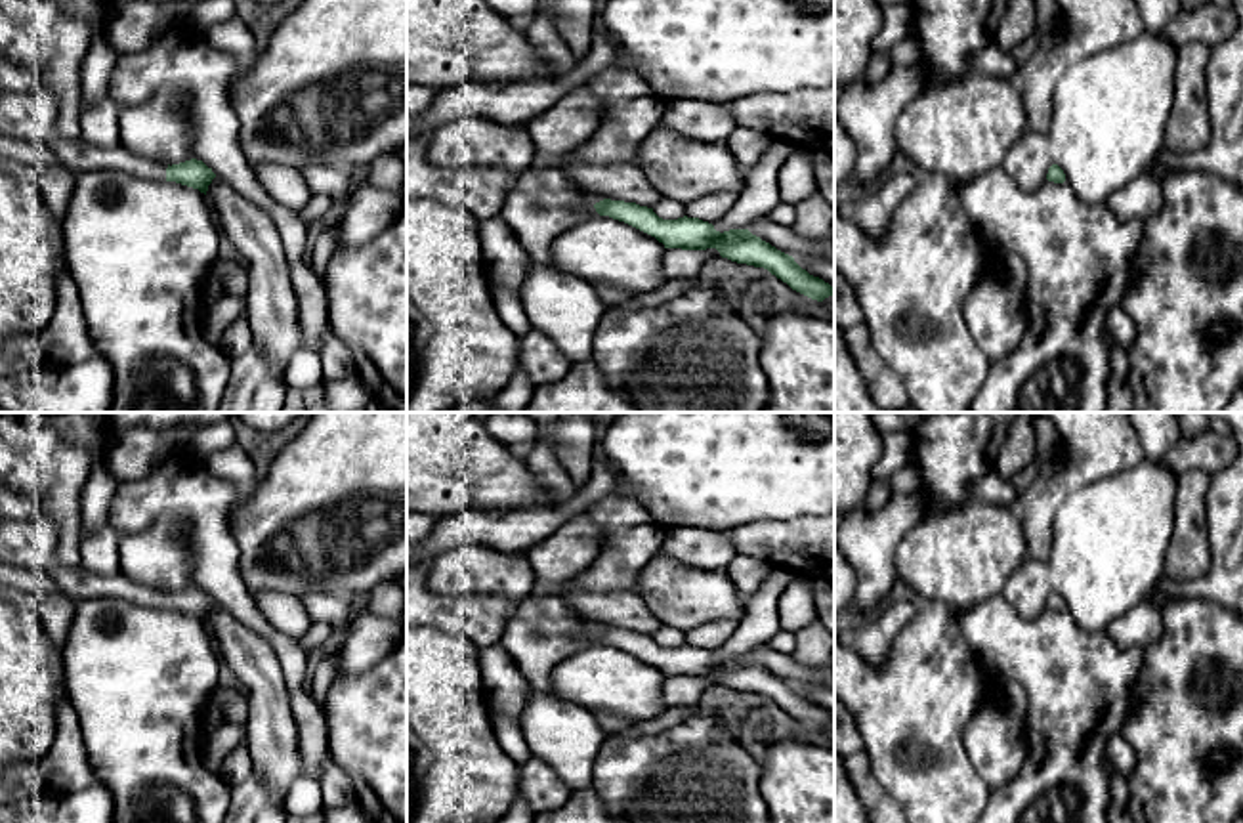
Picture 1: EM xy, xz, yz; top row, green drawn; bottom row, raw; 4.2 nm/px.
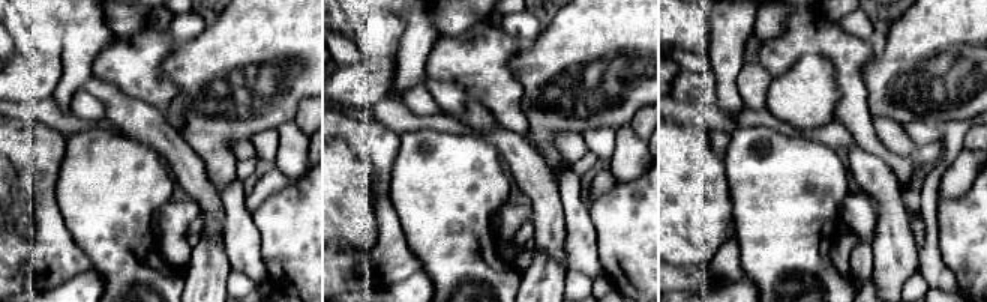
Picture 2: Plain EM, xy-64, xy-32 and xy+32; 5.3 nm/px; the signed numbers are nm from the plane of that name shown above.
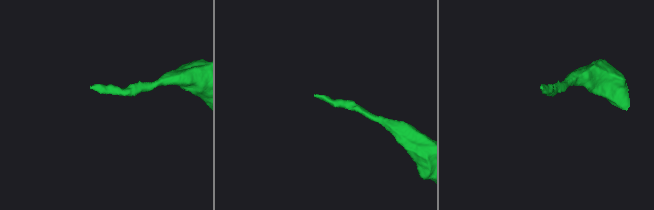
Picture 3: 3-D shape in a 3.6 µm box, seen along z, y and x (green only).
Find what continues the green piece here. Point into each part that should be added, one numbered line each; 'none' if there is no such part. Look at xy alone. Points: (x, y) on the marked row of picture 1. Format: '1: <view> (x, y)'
1: xy (77, 155)

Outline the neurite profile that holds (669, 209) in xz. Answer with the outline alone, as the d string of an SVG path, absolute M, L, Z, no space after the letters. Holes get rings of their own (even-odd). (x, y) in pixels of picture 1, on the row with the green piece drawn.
M663 197L651 208L663 220L678 220L685 216L685 202L670 197Z

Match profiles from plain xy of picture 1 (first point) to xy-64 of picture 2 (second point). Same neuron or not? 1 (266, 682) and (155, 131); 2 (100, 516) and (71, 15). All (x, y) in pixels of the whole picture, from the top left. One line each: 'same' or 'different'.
1: same
2: same

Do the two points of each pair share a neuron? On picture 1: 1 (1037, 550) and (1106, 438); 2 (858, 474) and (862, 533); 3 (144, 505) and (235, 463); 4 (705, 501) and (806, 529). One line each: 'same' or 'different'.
1: same
2: different
3: different
4: different

